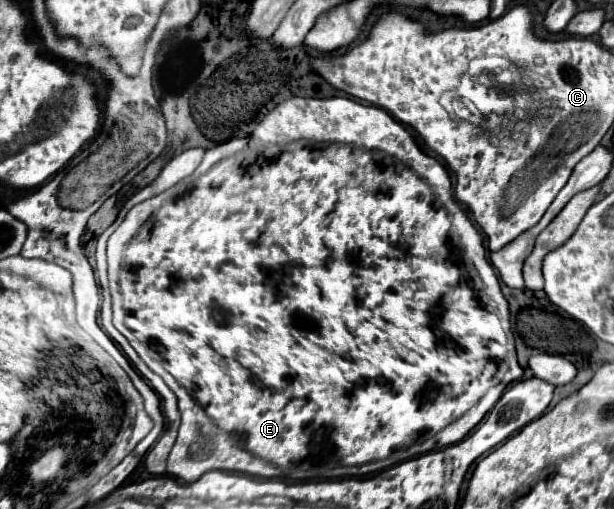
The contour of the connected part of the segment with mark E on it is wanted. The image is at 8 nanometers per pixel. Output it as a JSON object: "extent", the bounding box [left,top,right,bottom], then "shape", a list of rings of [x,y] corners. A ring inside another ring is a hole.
{"extent":[107,96,524,482],"shape":[[[292,96],[280,102],[274,110],[270,110],[258,122],[253,134],[231,138],[206,150],[203,161],[194,170],[192,180],[188,179],[185,184],[181,183],[165,190],[162,194],[134,206],[126,214],[122,226],[108,240],[107,263],[113,325],[120,326],[120,318],[126,318],[126,326],[138,338],[138,340],[128,340],[130,345],[140,354],[144,362],[148,362],[148,366],[156,374],[164,378],[170,390],[178,396],[182,424],[180,424],[178,440],[168,458],[168,474],[182,478],[184,482],[196,482],[204,472],[210,472],[210,470],[226,470],[226,472],[242,472],[250,476],[260,476],[260,478],[276,478],[276,474],[280,474],[280,468],[290,470],[294,466],[296,466],[296,480],[361,477],[375,474],[374,472],[381,472],[384,468],[390,468],[403,460],[452,446],[460,442],[462,438],[466,438],[468,432],[498,402],[504,388],[510,382],[520,380],[524,374],[524,370],[516,362],[514,335],[510,332],[508,302],[500,292],[500,282],[496,278],[494,268],[486,260],[481,232],[469,218],[465,207],[458,204],[452,194],[452,182],[448,172],[436,158],[424,154],[414,142],[414,136],[386,110],[378,106],[364,106],[350,98],[318,100],[318,98]],[[146,348],[150,348],[154,356],[162,360],[162,364],[156,362]]]}

